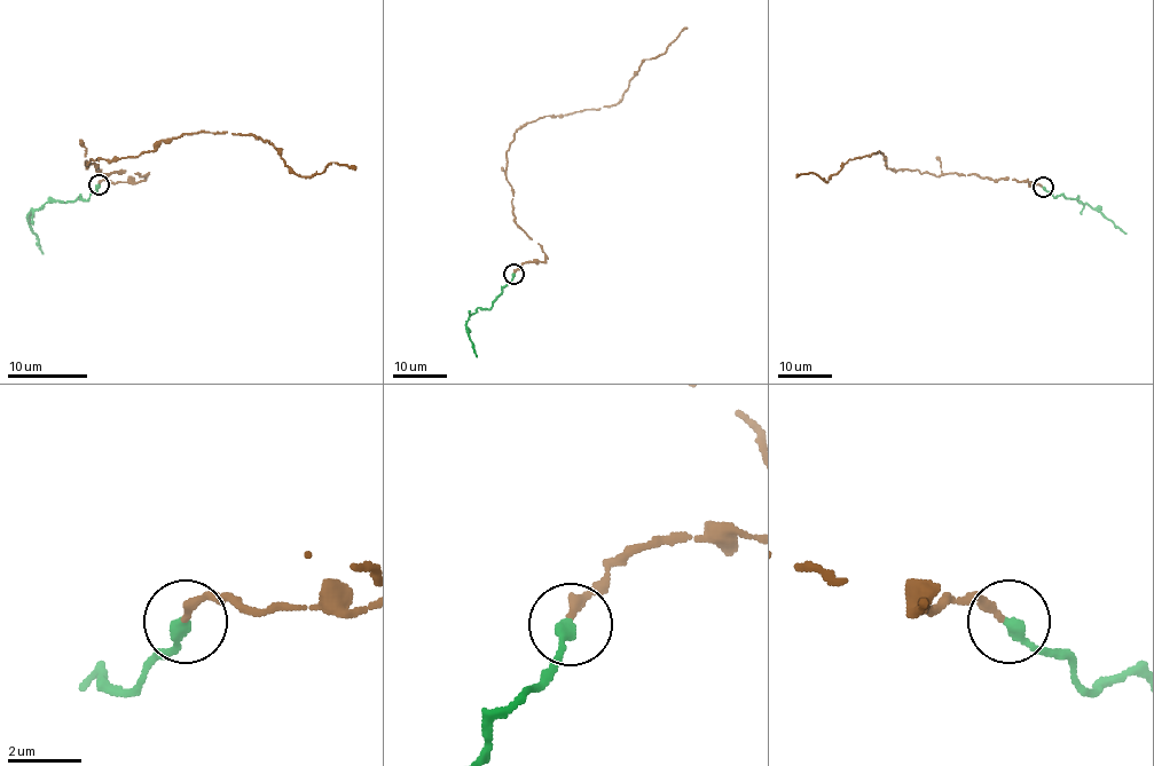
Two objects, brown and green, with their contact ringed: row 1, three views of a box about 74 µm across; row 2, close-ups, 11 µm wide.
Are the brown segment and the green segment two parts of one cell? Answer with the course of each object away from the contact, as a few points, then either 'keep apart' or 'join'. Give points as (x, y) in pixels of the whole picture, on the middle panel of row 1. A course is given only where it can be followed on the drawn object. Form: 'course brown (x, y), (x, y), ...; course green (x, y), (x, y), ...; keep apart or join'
course brown (513, 273), (544, 260), (512, 212), (505, 171), (513, 133), (546, 116), (615, 104), (648, 60), (688, 28); course green (513, 275), (492, 306), (478, 308), (465, 324), (476, 357); keep apart

